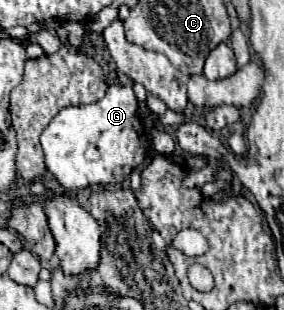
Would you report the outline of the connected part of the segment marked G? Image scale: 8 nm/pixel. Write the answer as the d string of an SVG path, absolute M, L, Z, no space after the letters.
M109 85L105 97L89 105L69 105L57 113L41 135L45 165L67 189L83 189L89 185L121 185L133 169L141 167L149 147L141 117L137 113L137 97L131 85Z

